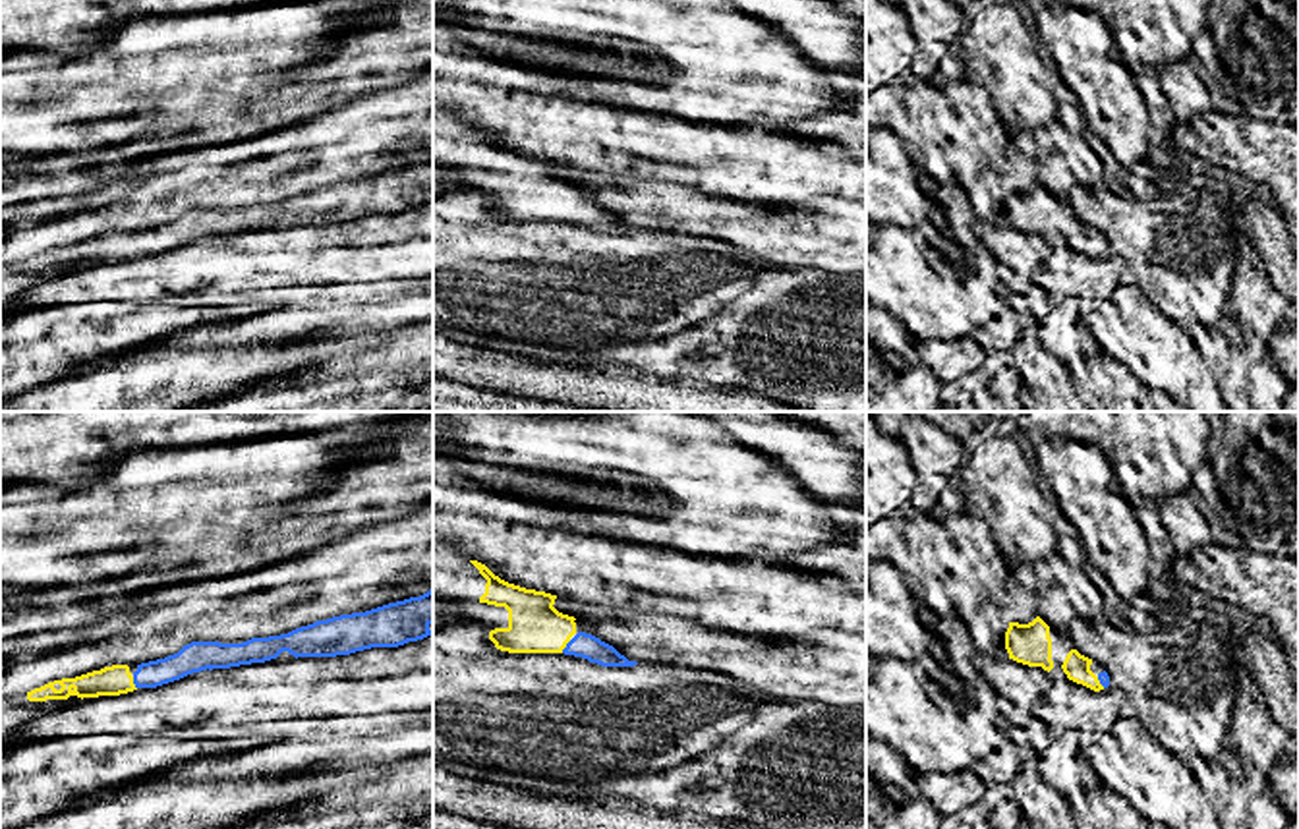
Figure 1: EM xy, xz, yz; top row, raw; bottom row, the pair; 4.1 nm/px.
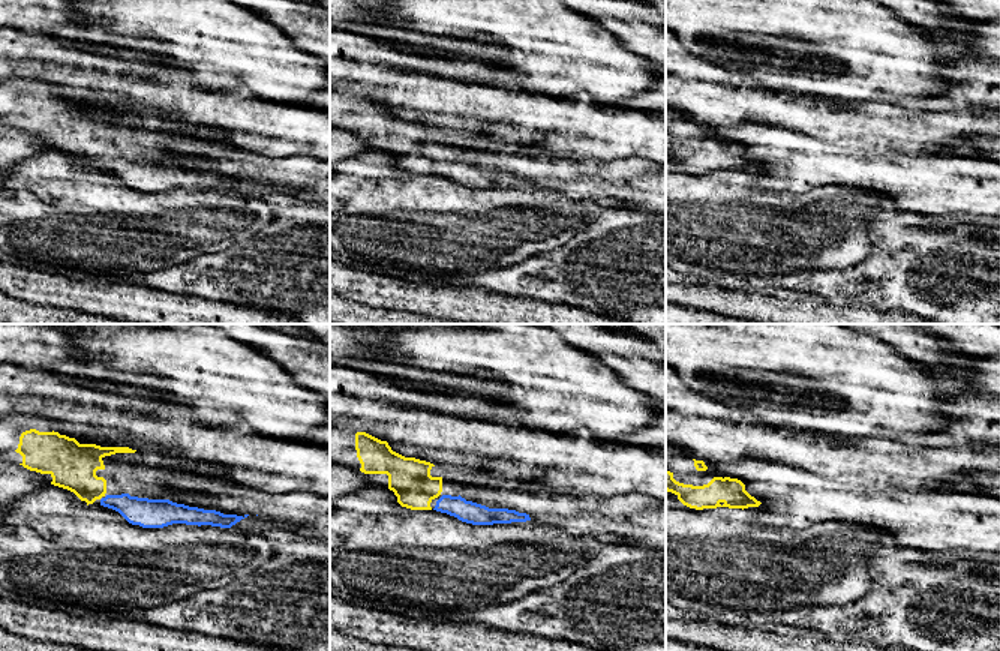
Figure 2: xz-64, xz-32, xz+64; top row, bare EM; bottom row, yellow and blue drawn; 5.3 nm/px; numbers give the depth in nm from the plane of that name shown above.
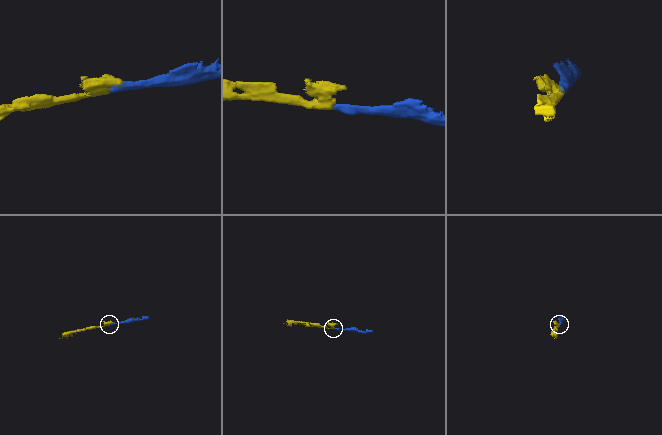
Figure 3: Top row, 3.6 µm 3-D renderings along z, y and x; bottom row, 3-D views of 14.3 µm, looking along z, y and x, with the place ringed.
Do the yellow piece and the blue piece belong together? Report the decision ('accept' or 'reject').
accept

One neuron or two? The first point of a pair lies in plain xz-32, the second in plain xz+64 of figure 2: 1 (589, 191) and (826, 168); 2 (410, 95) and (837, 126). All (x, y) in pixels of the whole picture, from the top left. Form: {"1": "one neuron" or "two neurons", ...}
{"1": "one neuron", "2": "one neuron"}

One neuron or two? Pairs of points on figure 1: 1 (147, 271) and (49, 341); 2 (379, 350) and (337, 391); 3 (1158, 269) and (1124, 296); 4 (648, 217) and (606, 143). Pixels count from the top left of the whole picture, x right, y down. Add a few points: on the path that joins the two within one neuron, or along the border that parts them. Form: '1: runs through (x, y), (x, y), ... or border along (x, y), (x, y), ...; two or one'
1: border along (149, 302), (58, 304); two
2: border along (412, 364), (401, 370), (375, 371); two
3: border along (1135, 283), (1170, 317); two
4: border along (623, 171), (609, 171), (606, 174); two

